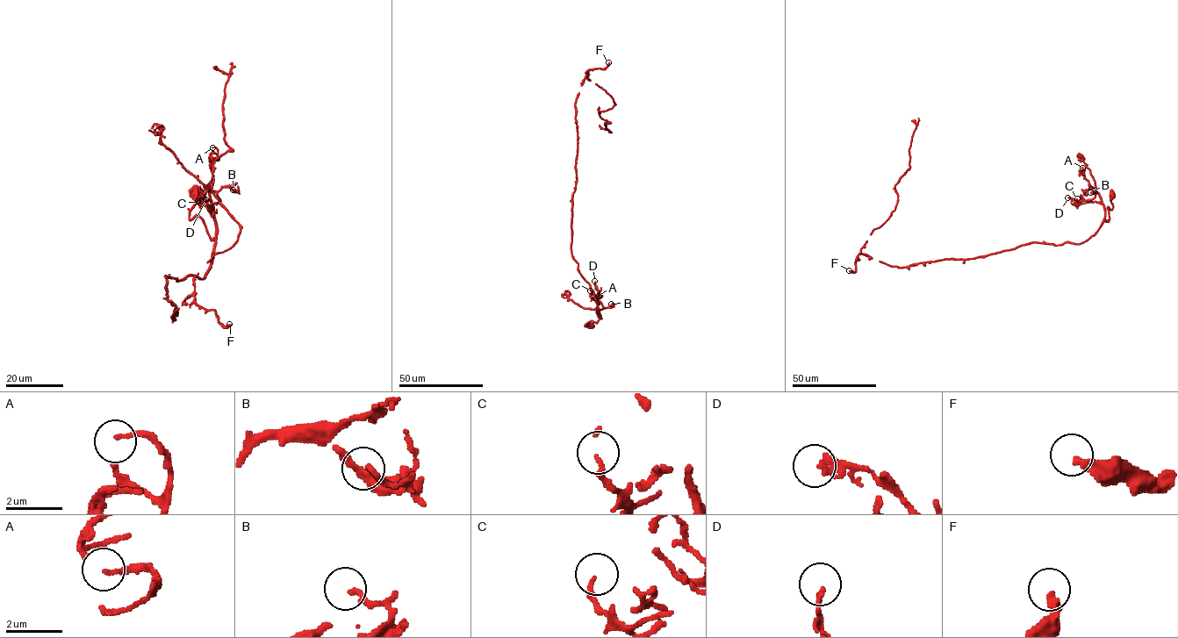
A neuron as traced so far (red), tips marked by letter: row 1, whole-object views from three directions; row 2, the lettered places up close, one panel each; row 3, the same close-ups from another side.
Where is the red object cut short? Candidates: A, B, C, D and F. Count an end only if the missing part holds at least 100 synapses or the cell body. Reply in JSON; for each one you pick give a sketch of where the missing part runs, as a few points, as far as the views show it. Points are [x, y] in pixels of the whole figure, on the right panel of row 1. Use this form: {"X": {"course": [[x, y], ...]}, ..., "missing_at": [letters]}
{"F": {"course": [[849, 270], [843, 272], [838, 268], [850, 270], [859, 278], [851, 282], [835, 277], [843, 269], [858, 270]]}, "missing_at": ["F"]}

